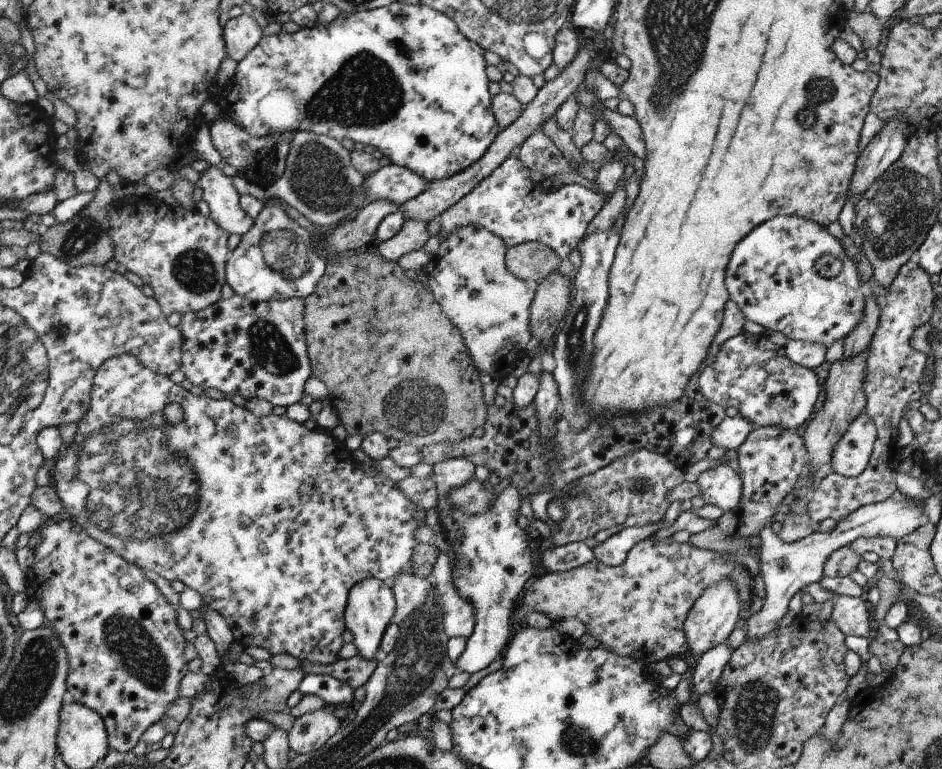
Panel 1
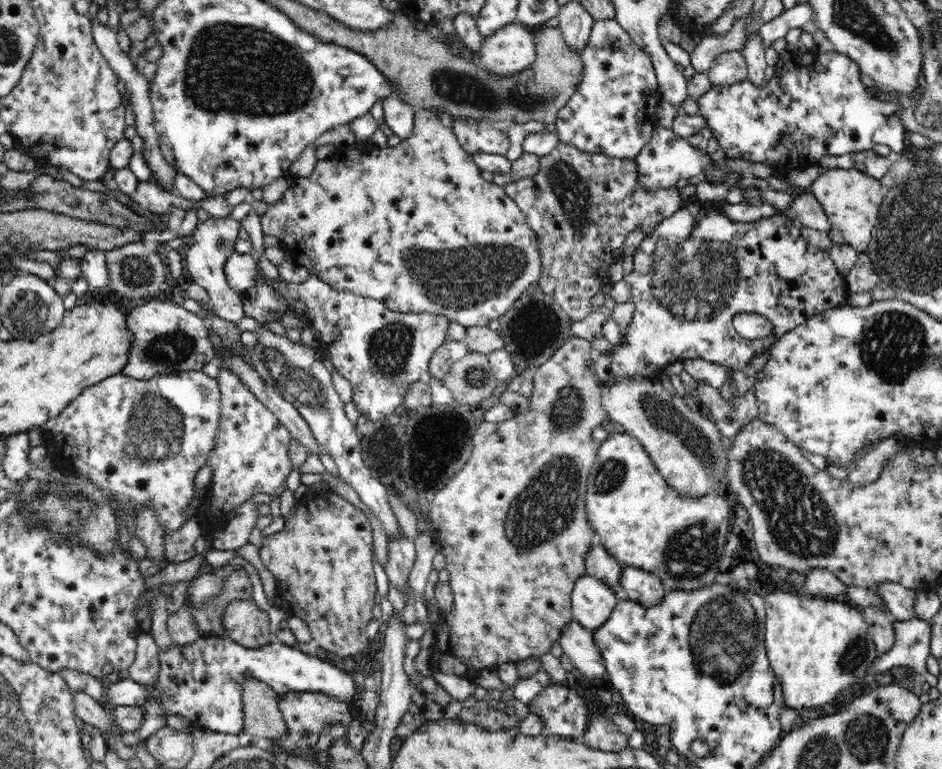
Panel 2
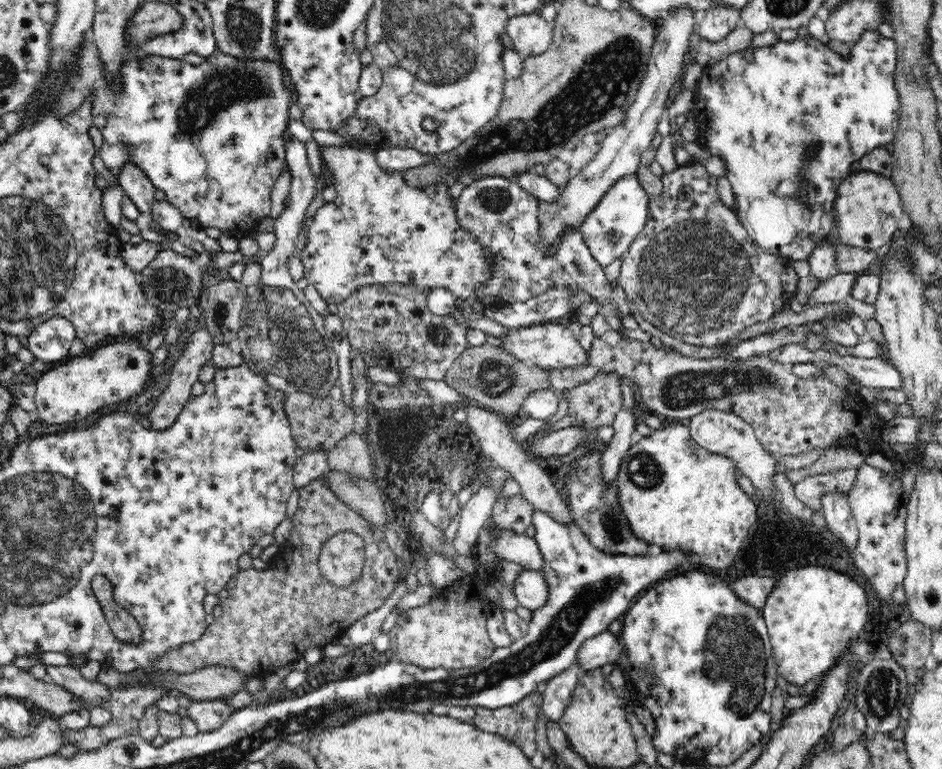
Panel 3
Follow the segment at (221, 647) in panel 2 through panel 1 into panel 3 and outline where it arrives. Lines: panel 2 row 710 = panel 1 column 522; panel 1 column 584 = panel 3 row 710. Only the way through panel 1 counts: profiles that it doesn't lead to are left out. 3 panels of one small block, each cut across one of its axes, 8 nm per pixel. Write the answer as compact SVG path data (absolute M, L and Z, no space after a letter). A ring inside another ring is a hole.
M225 699L192 701L187 716L195 722L198 732L207 733L219 729L236 709L231 709Z

